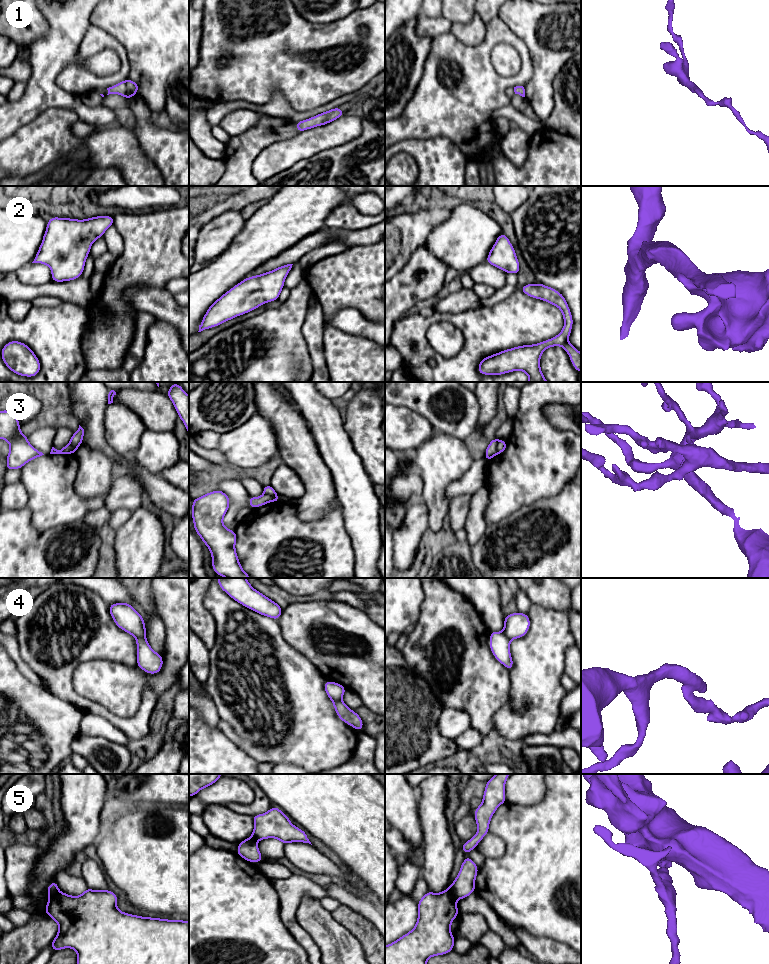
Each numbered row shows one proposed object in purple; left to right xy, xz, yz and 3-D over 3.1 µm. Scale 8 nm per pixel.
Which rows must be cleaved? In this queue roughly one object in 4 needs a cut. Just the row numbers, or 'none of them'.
3, 4, 5

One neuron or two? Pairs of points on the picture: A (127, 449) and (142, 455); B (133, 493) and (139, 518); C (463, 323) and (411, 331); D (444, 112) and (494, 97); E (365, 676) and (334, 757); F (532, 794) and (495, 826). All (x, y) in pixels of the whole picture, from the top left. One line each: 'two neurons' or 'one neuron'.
A: two neurons
B: two neurons
C: one neuron
D: one neuron
E: two neurons
F: two neurons

